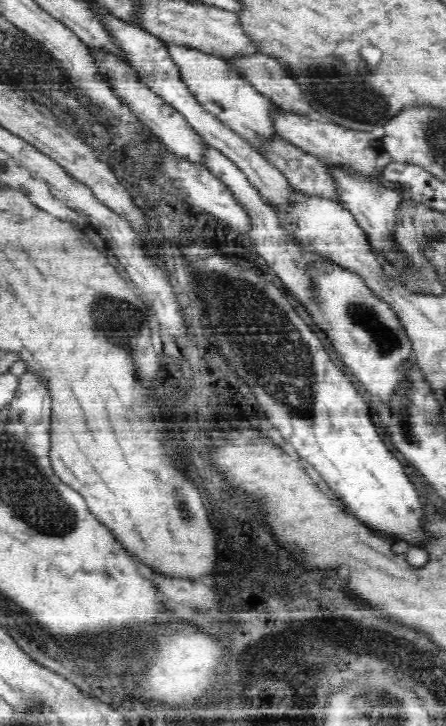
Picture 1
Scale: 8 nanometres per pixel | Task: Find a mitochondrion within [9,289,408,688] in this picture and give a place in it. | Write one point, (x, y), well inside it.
(120, 324)

